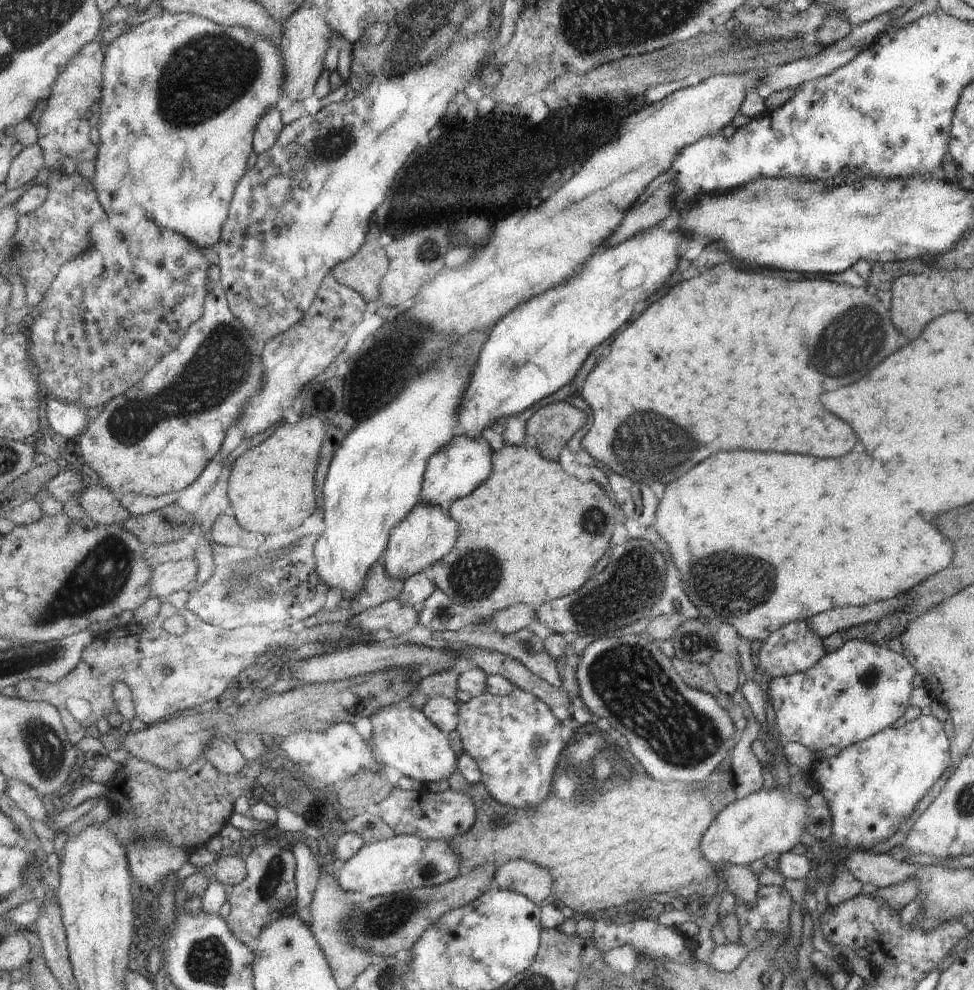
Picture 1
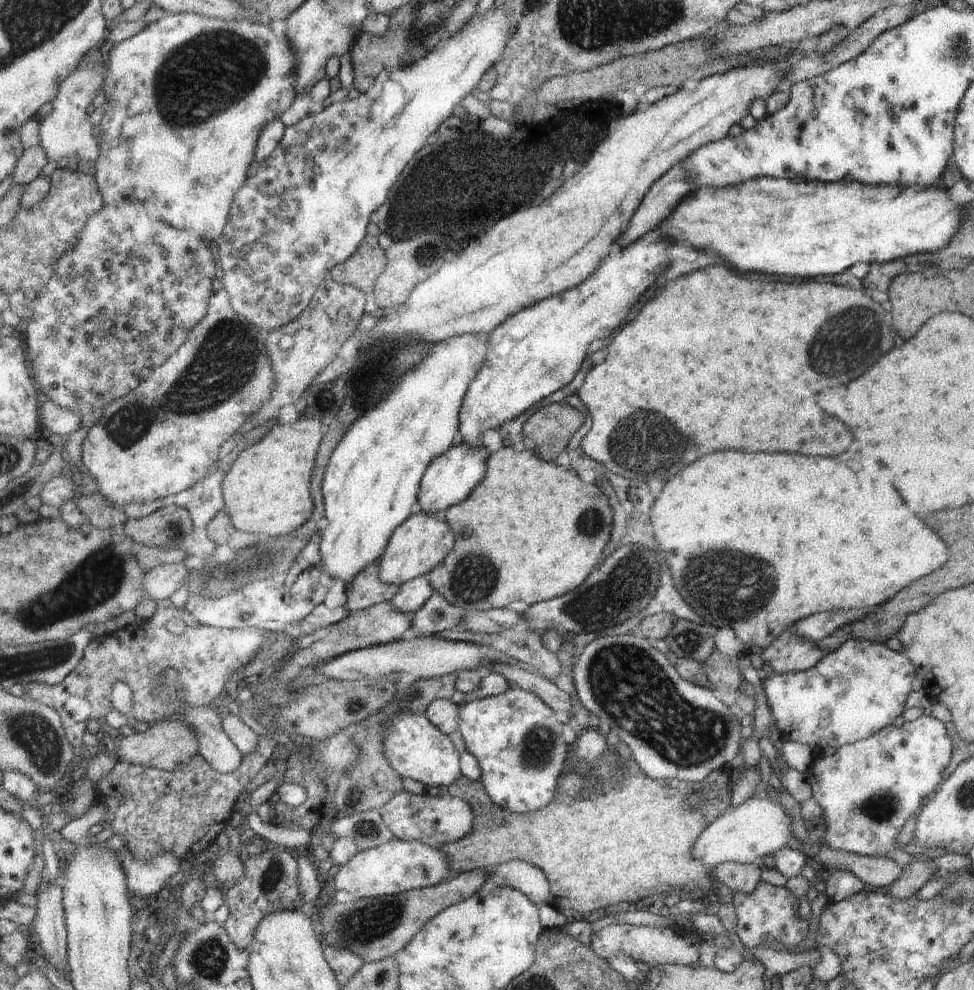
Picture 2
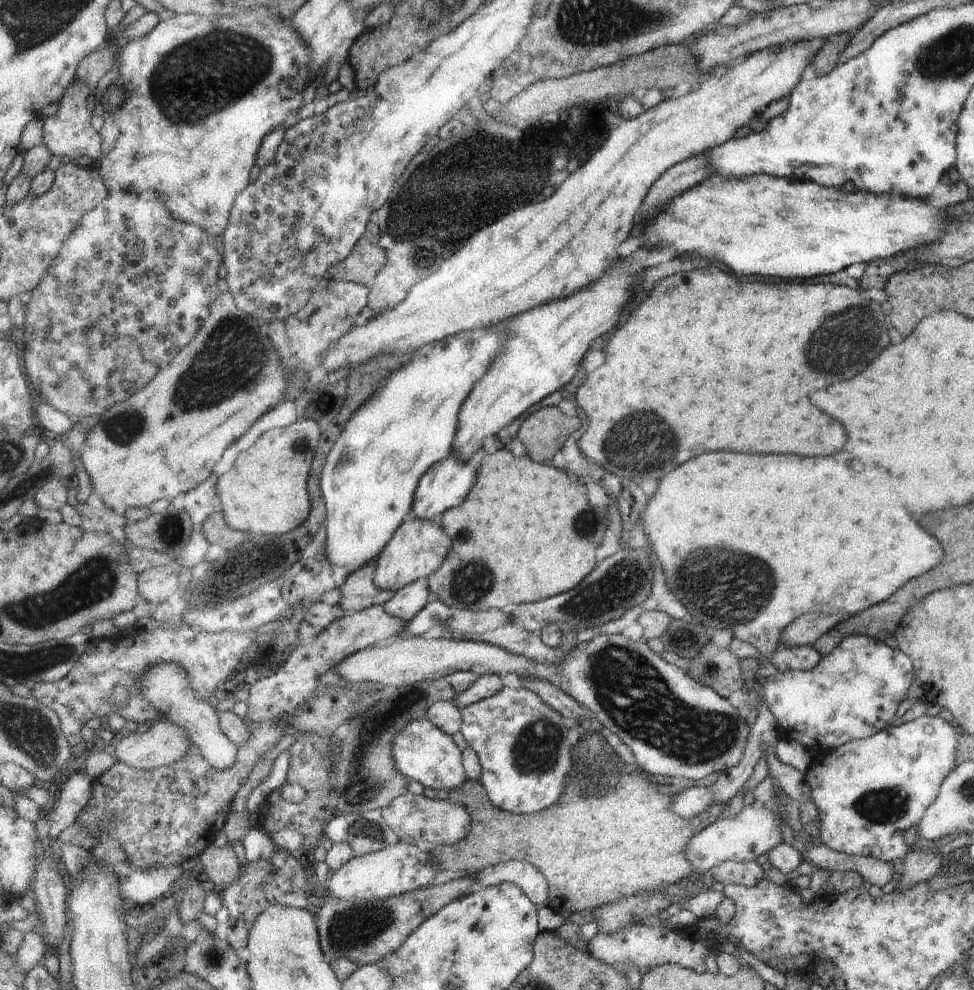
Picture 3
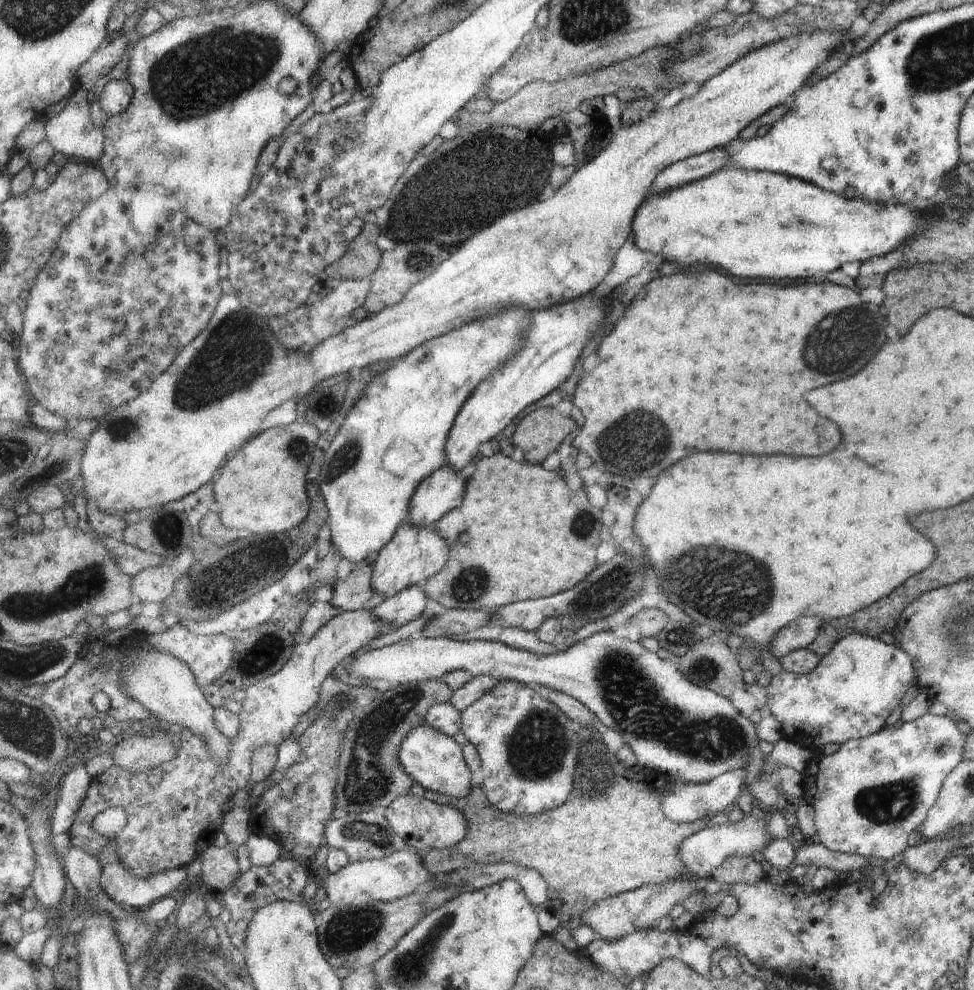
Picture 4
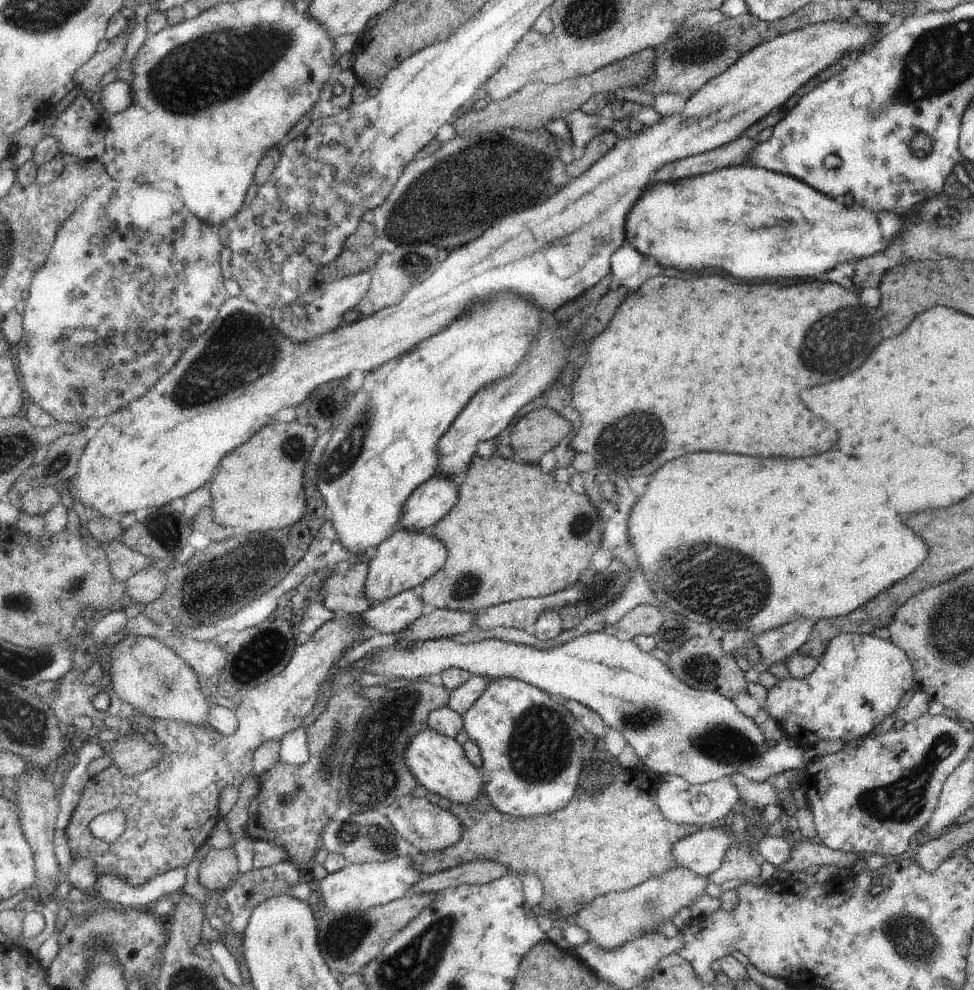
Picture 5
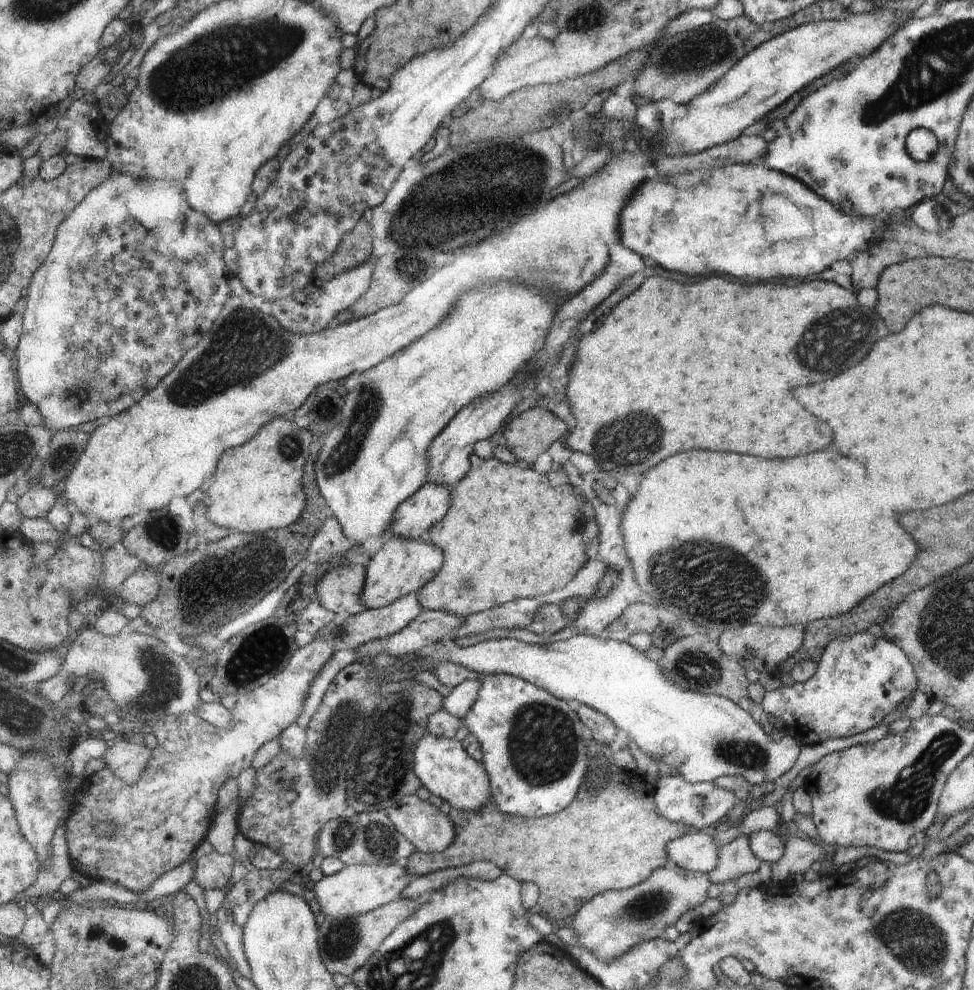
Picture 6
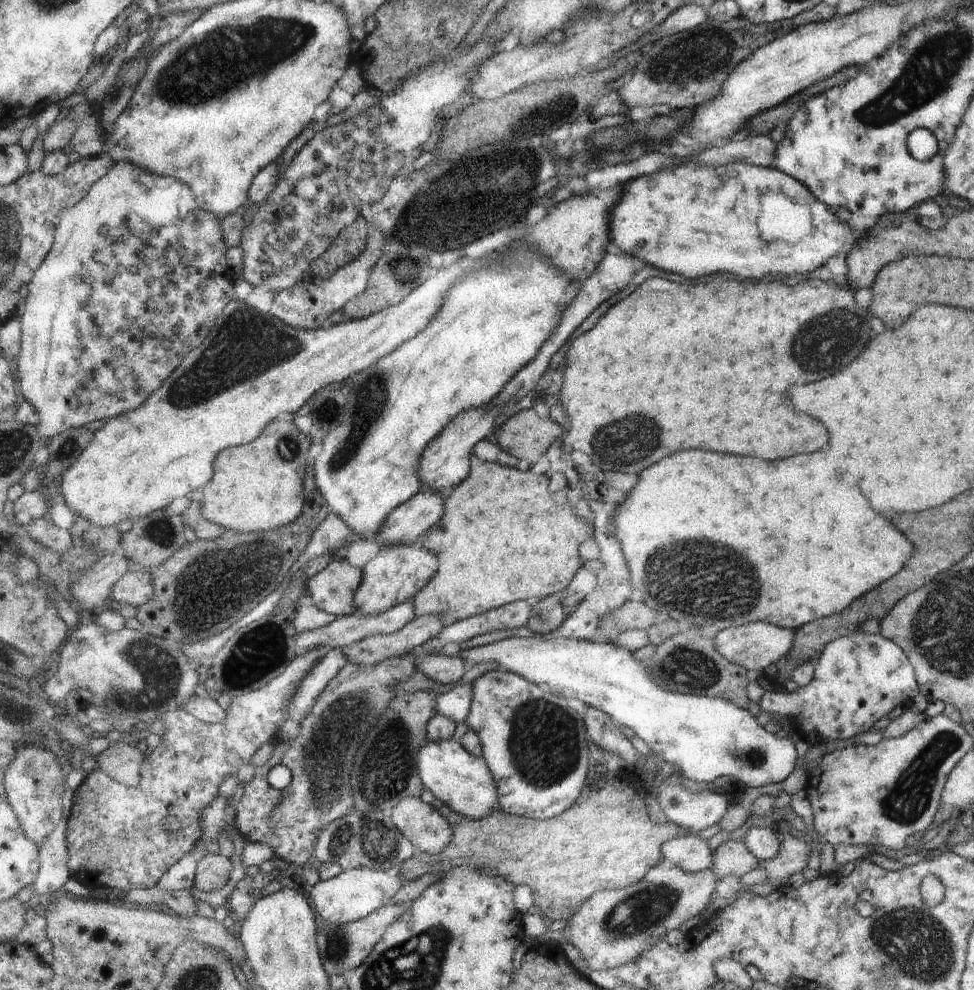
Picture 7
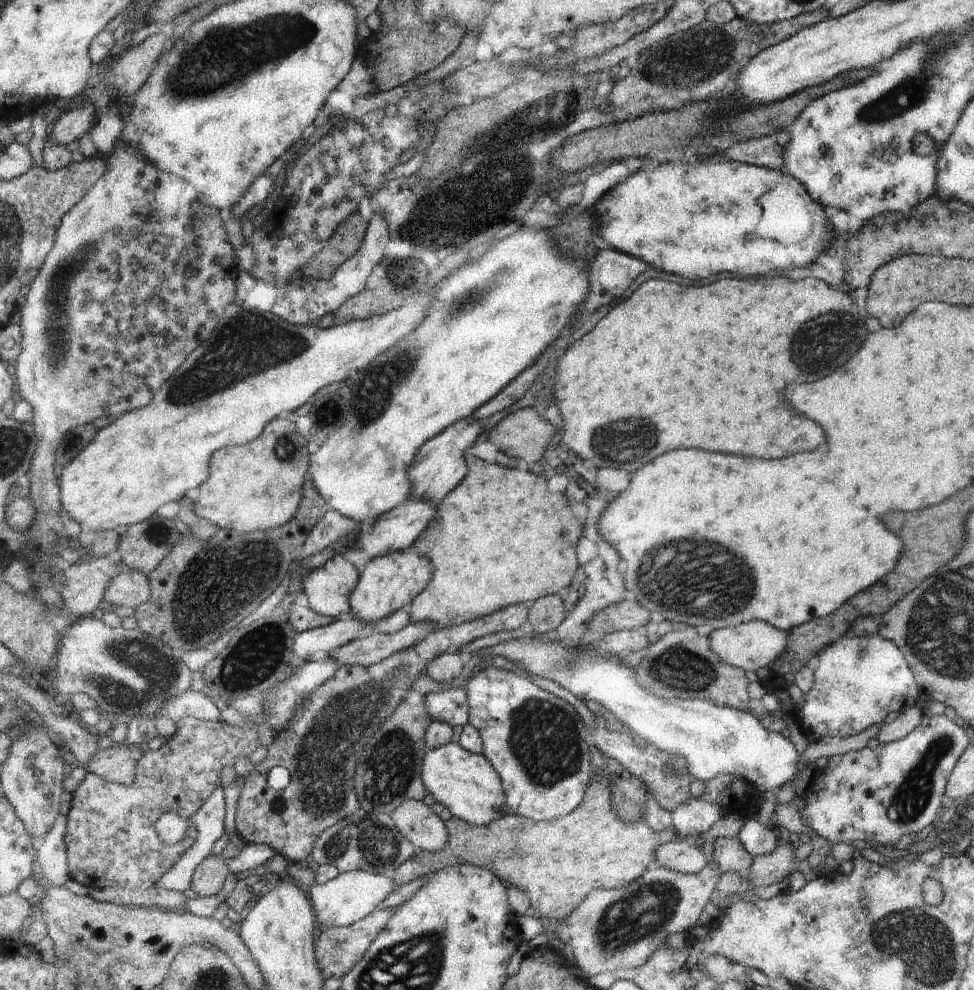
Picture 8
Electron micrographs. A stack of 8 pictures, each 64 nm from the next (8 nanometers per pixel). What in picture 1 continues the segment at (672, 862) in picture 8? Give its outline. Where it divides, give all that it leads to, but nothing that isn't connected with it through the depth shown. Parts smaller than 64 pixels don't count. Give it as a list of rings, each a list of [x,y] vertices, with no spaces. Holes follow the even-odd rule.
[[[775,782],[772,789],[762,788],[736,799],[711,822],[699,842],[699,854],[717,867],[726,864],[749,867],[765,855],[776,857],[791,851],[793,846],[801,844],[800,836],[805,832],[805,814],[809,810],[807,799],[791,792],[791,788],[787,791],[777,789]]]

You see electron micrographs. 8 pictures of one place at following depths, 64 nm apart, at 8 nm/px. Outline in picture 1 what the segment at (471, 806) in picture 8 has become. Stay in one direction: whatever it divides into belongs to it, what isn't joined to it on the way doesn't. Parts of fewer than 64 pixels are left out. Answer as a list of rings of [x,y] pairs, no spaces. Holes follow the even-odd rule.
[[[405,704],[383,706],[370,717],[372,724],[371,745],[385,766],[394,767],[403,776],[421,784],[441,782],[458,768],[457,754],[453,752],[449,738],[417,708]]]

